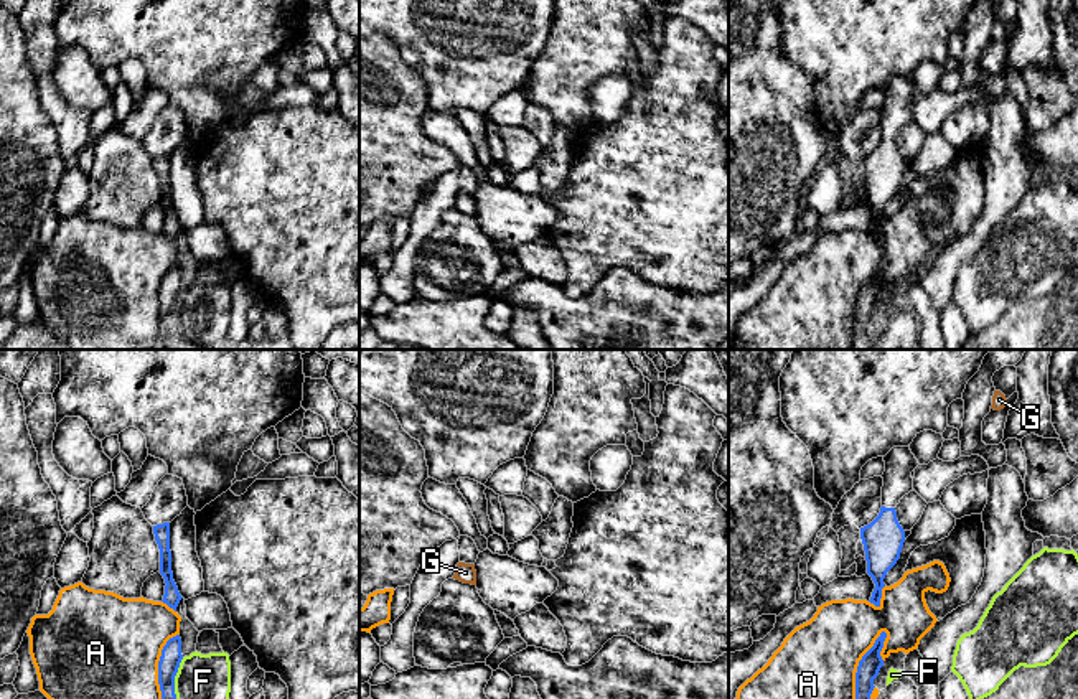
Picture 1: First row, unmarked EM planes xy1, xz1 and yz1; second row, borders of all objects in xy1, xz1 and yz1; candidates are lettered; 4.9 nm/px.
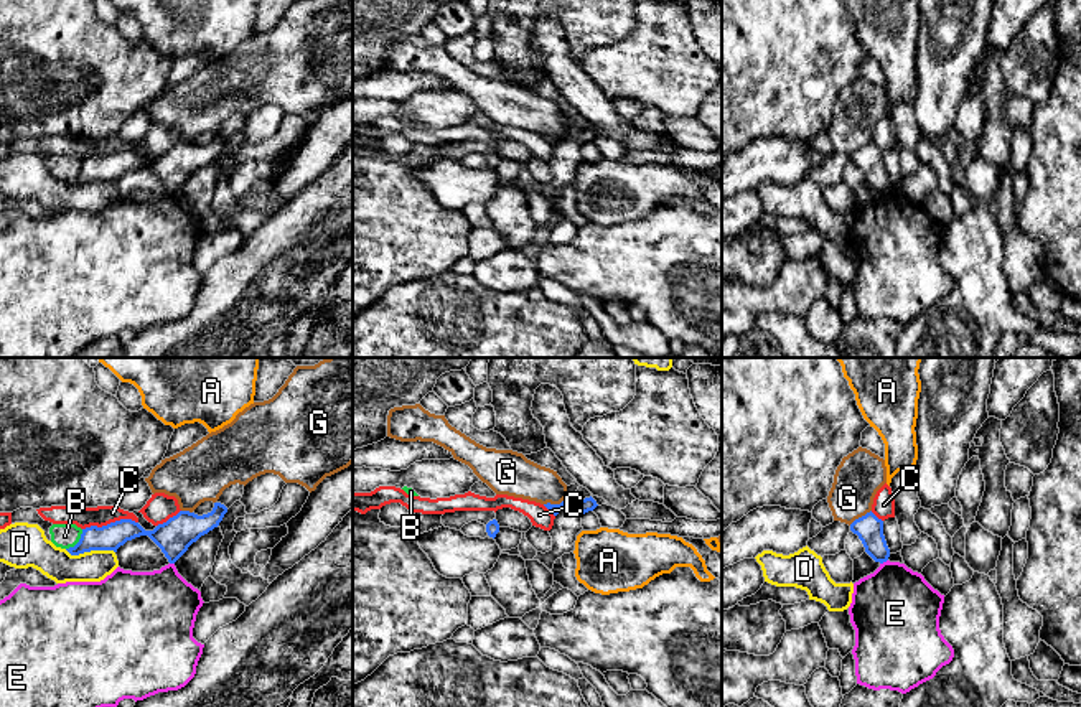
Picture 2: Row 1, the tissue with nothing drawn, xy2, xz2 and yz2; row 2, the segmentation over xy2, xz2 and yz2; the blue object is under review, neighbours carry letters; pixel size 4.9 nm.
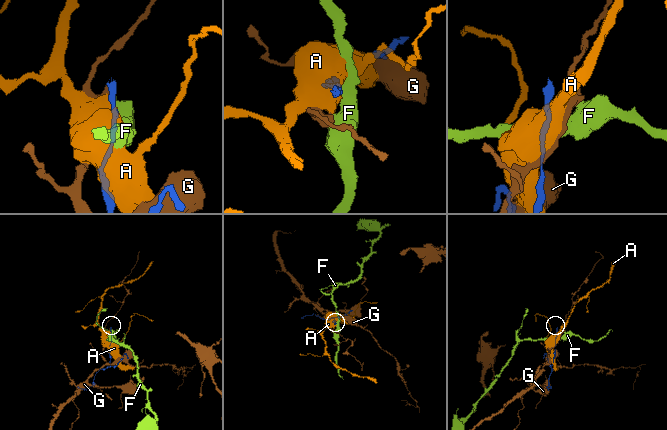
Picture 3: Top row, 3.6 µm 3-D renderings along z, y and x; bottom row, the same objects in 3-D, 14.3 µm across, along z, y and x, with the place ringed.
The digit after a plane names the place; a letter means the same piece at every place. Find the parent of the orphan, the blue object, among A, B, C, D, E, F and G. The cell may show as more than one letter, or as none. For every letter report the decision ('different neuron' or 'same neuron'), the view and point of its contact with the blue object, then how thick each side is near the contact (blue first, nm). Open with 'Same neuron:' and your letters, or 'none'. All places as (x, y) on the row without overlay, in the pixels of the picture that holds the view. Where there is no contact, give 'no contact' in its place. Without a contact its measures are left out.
Same neuron: none
A: different neuron | yz1 (856, 304) | 110/460 nm
B: different neuron | xy2 (79, 172) | 130/120 nm
C: different neuron | xy2 (111, 154) | 130/100 nm
D: different neuron | xy2 (89, 182) | 130/160 nm
E: different neuron | yz2 (884, 191) | 140/420 nm
F: different neuron | xy1 (173, 310) | 100/280 nm
G: different neuron | xz2 (554, 135) | 50/200 nm

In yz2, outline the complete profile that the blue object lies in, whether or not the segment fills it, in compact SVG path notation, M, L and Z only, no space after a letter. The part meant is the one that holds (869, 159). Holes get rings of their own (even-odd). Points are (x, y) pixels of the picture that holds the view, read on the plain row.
M872 142L855 150L850 155L850 162L859 166L859 170L862 171L865 178L865 183L875 193L883 194L888 191L890 180L883 166L883 152L878 150Z

